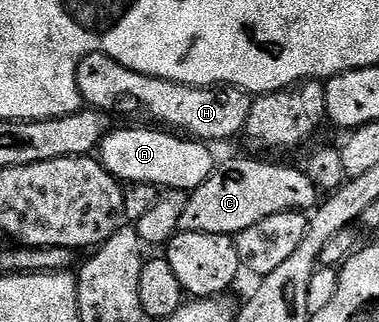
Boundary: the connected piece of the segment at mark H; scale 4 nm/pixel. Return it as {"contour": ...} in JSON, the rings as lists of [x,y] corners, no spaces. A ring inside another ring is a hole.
{"contour":[[[88,54],[79,60],[75,80],[79,84],[82,103],[88,109],[99,110],[102,114],[129,118],[132,114],[142,114],[150,118],[150,123],[161,128],[168,128],[173,132],[180,132],[198,142],[214,144],[213,142],[225,142],[228,138],[240,135],[247,124],[247,116],[251,116],[253,98],[246,90],[237,86],[184,86],[171,80],[163,80],[155,76],[147,76],[143,72],[135,72],[106,54]]]}

